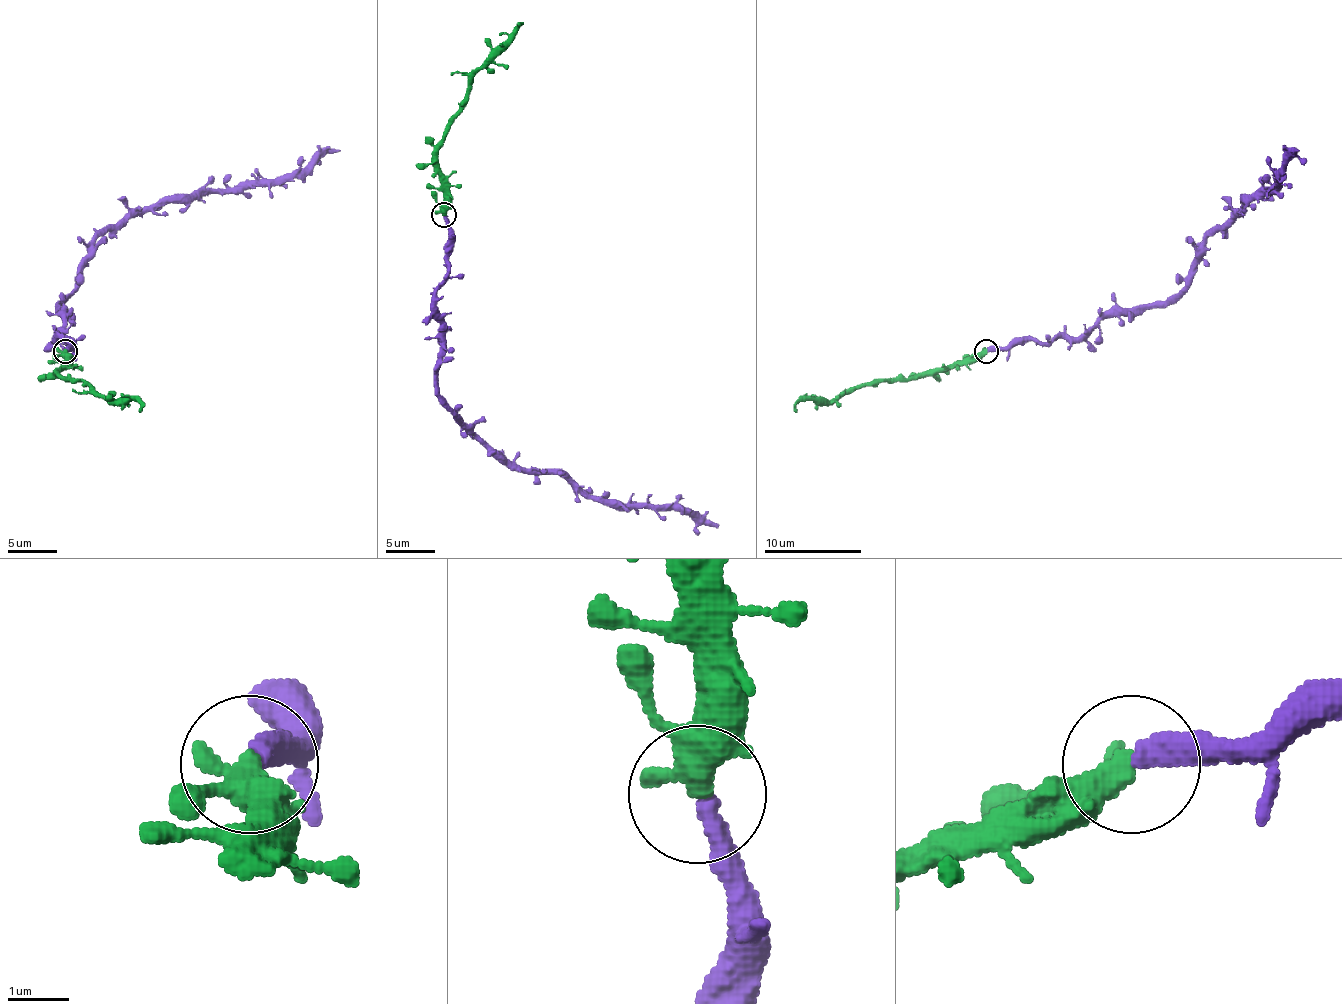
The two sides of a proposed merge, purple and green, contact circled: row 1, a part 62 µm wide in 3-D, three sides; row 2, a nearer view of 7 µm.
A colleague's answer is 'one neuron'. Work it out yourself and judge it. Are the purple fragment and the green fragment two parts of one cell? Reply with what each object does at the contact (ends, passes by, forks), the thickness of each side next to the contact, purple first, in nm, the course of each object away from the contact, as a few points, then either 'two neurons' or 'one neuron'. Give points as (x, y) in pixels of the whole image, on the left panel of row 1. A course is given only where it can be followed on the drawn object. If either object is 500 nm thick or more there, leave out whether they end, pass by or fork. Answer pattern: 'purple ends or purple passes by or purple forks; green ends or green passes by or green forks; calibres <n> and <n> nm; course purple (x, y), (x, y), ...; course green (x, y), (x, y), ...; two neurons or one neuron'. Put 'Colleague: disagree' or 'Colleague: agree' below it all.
calibres 400 and 550 nm; course purple (66, 351), (71, 339), (56, 337), (58, 305), (78, 286), (90, 244), (126, 215), (285, 184), (341, 150); course green (66, 351), (66, 361), (58, 368), (66, 378), (78, 378), (109, 400), (136, 400), (141, 405), (139, 412); one neuron
Colleague: agree

